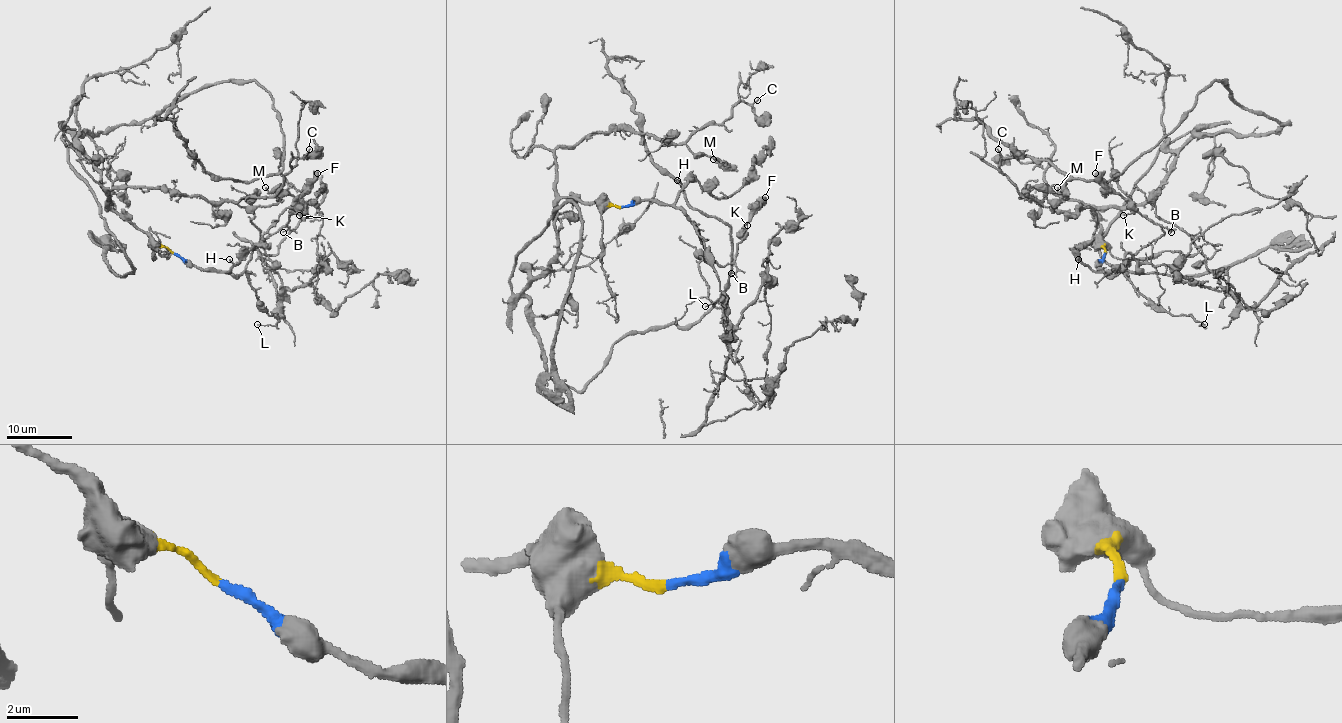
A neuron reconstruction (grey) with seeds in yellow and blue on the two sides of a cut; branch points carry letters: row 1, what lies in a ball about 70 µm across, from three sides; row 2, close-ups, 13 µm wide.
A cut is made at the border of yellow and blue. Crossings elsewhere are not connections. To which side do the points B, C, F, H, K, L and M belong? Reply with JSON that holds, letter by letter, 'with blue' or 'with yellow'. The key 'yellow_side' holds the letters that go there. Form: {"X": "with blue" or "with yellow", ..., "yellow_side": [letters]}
{"B": "with blue", "C": "with yellow", "F": "with blue", "H": "with blue", "K": "with blue", "L": "with blue", "M": "with yellow", "yellow_side": ["C", "M"]}

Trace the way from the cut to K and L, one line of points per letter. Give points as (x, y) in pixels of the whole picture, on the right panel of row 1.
K: (1104, 254), (1098, 269), (1116, 275), (1126, 260), (1164, 232), (1157, 224), (1137, 212), (1122, 214)
L: (1104, 254), (1098, 269), (1113, 275), (1121, 272), (1137, 290), (1172, 315), (1187, 315), (1205, 325)

